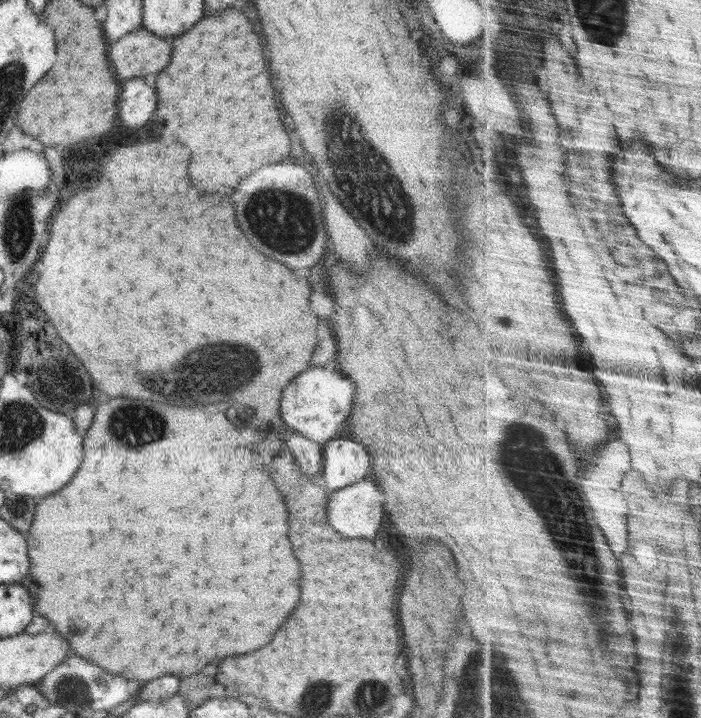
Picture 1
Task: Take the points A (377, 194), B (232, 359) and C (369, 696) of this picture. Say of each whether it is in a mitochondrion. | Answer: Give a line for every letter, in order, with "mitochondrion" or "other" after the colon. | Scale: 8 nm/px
A: mitochondrion
B: mitochondrion
C: mitochondrion

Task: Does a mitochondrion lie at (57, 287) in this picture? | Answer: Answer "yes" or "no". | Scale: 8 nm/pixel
no

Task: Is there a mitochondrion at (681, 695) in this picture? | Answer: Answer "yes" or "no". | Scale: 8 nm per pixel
yes

